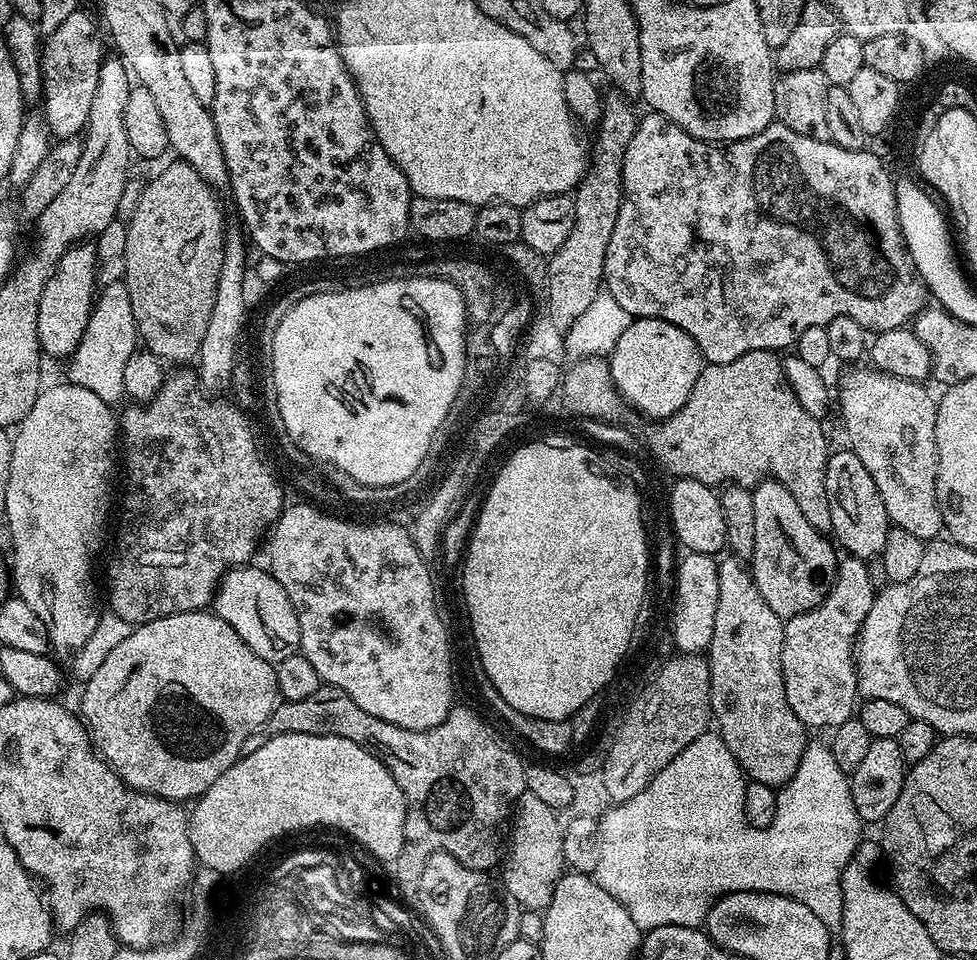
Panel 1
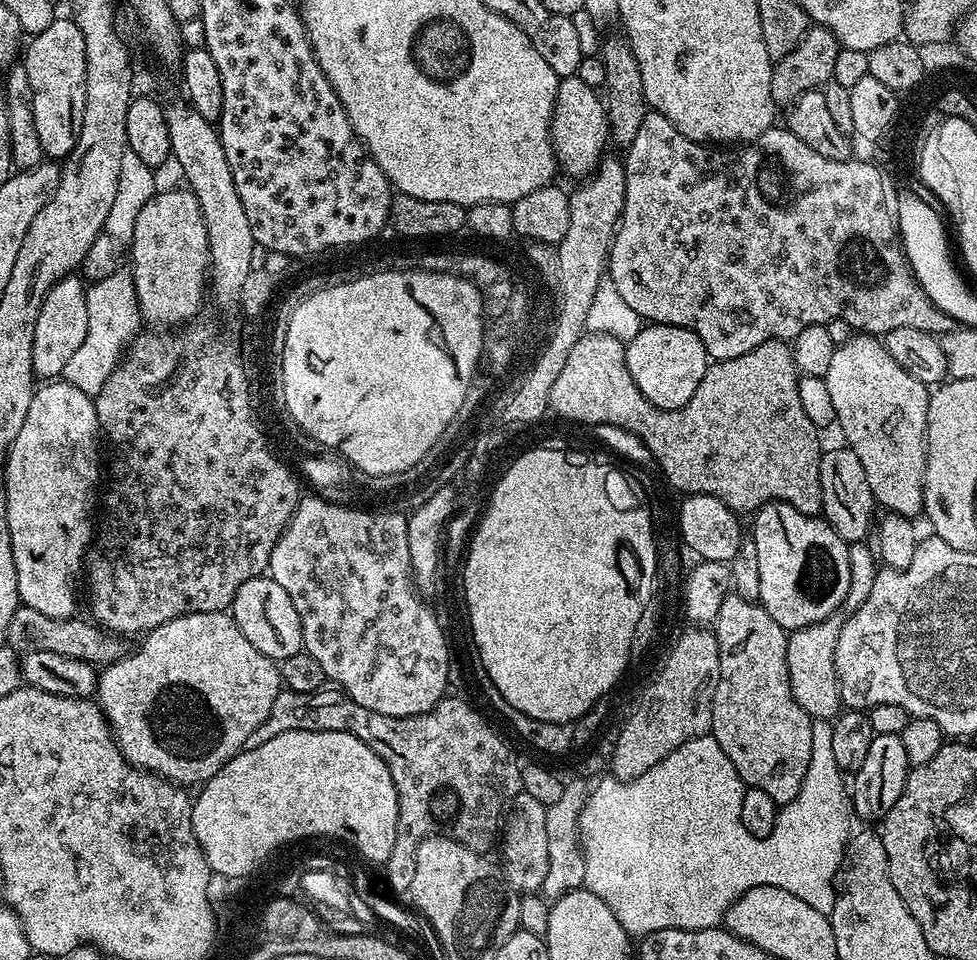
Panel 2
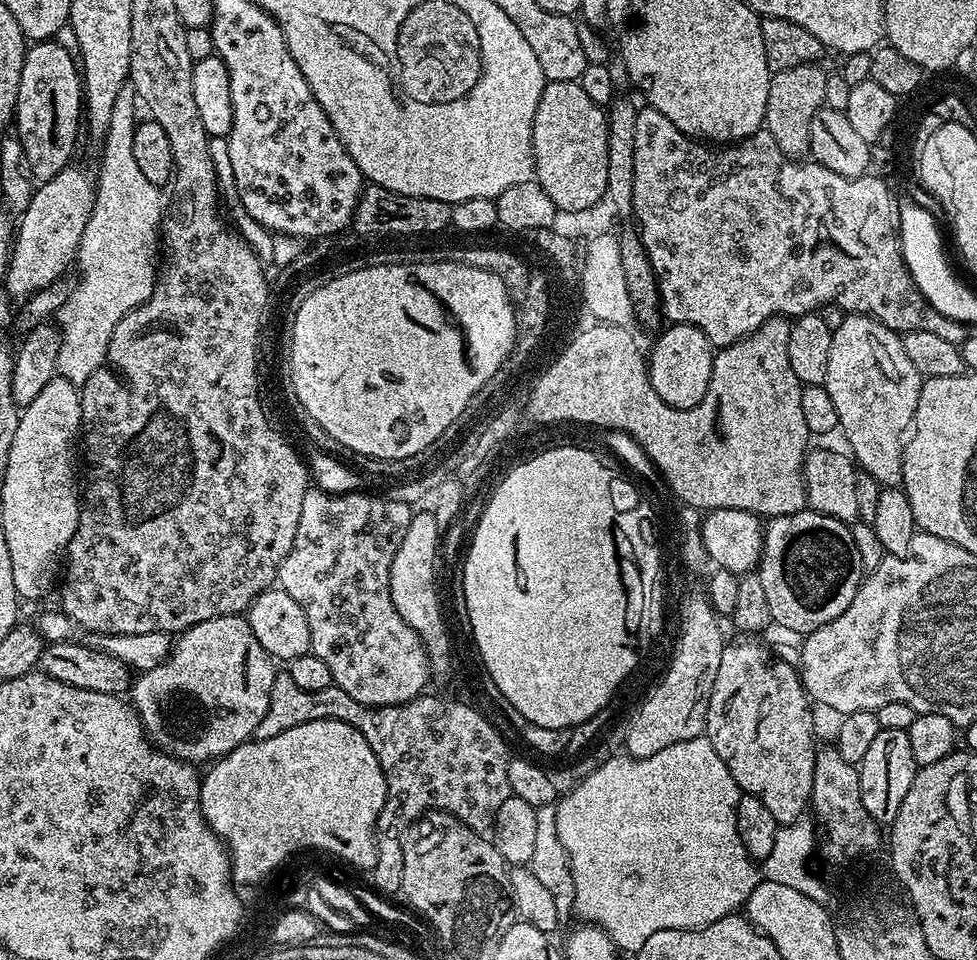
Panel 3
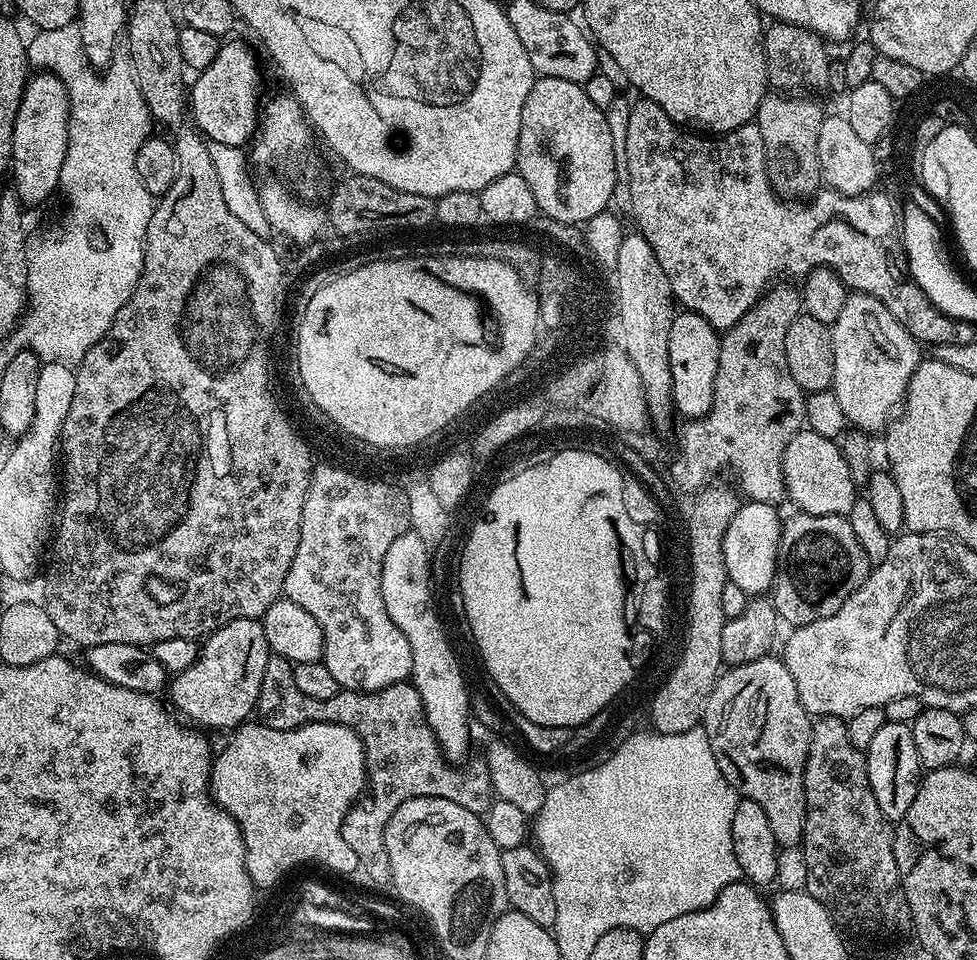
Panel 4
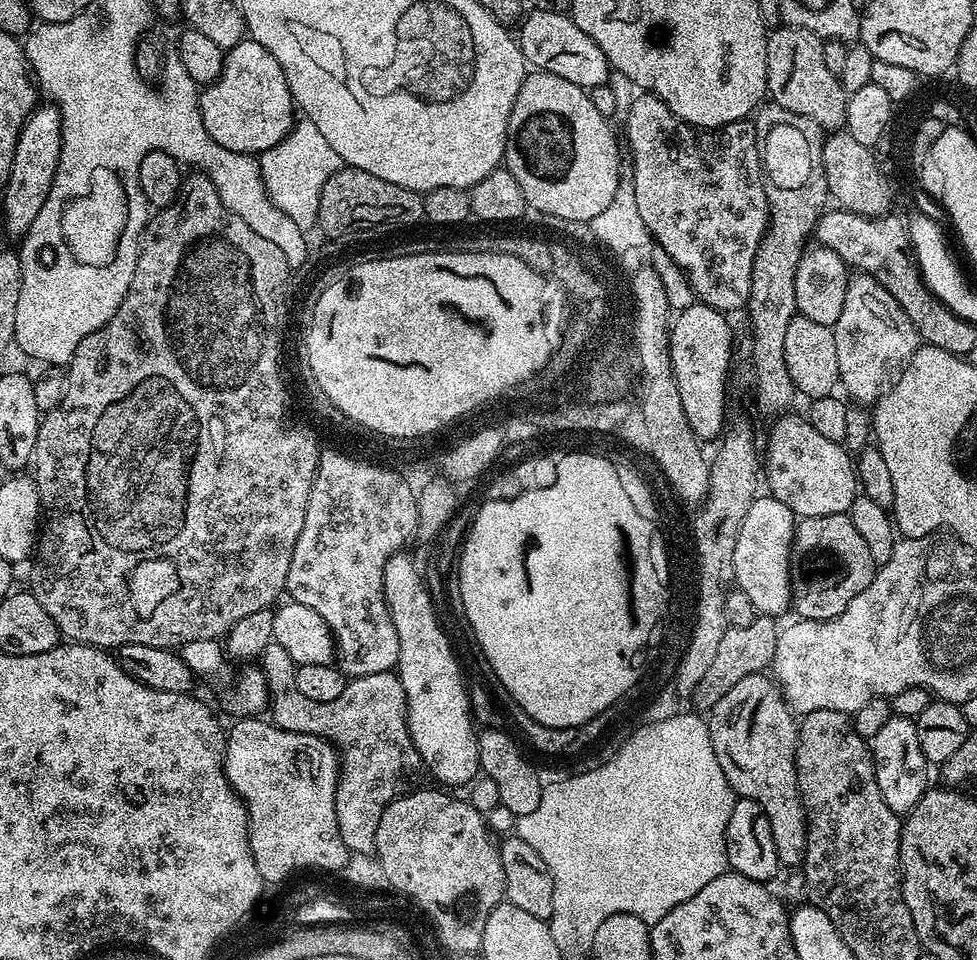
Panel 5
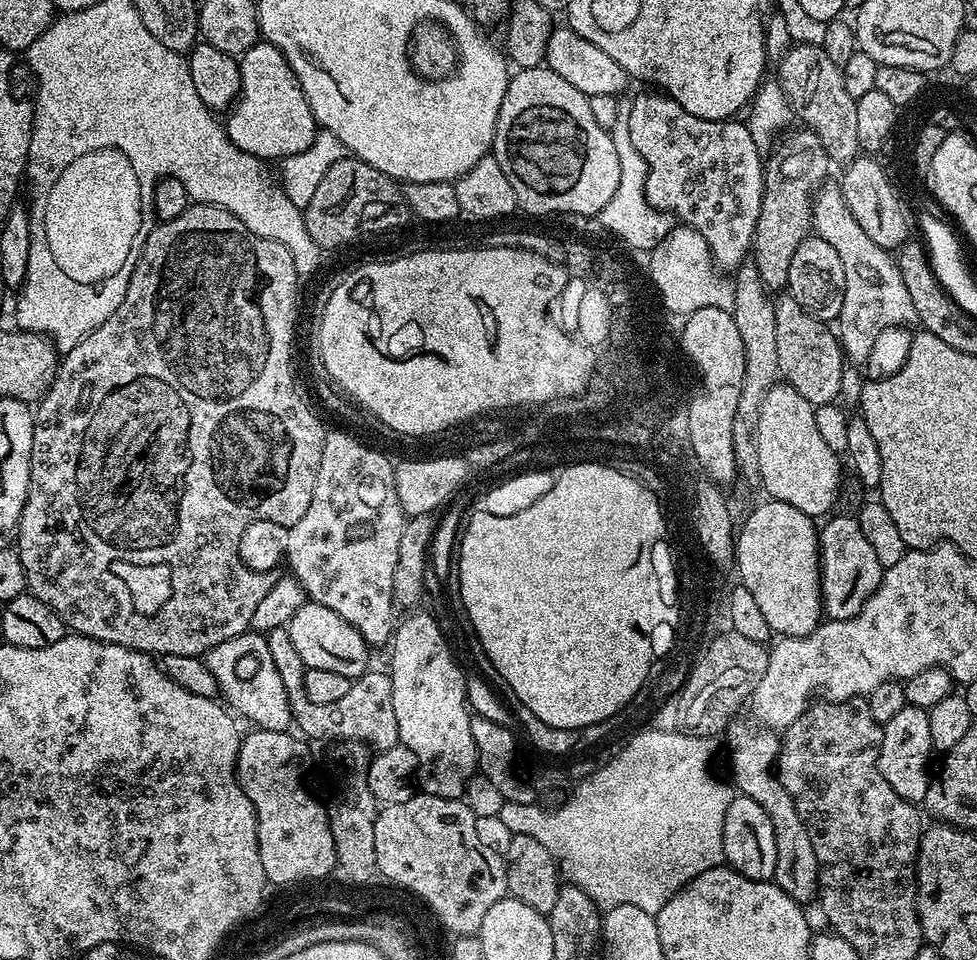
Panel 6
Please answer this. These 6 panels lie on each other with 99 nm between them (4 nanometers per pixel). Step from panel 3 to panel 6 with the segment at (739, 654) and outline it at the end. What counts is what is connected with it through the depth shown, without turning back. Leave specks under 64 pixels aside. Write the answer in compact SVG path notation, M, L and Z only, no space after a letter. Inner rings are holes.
M733 723L727 729L728 736L728 760L732 763L732 780L731 783L737 784L739 795L754 798L770 814L770 826L774 826L774 850L776 851L776 861L774 862L774 882L782 891L797 902L805 902L817 895L818 885L820 882L820 863L814 854L814 842L810 842L810 834L794 806L794 800L782 786L779 775L774 771L776 767L776 755L780 752L780 736L773 729L763 726L753 726L751 723L738 724Z

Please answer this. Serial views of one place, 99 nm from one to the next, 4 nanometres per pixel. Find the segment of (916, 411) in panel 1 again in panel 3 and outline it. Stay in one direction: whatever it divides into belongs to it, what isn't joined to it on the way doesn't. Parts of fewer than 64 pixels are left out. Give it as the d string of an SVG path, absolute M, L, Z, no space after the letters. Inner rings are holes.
M845 315L842 326L832 330L830 362L826 362L826 378L823 385L838 409L839 431L844 432L845 438L848 439L855 463L863 471L865 468L877 480L877 485L896 486L902 481L906 433L913 427L916 419L921 383L920 371L914 366L914 362L910 362L903 339L873 316Z

